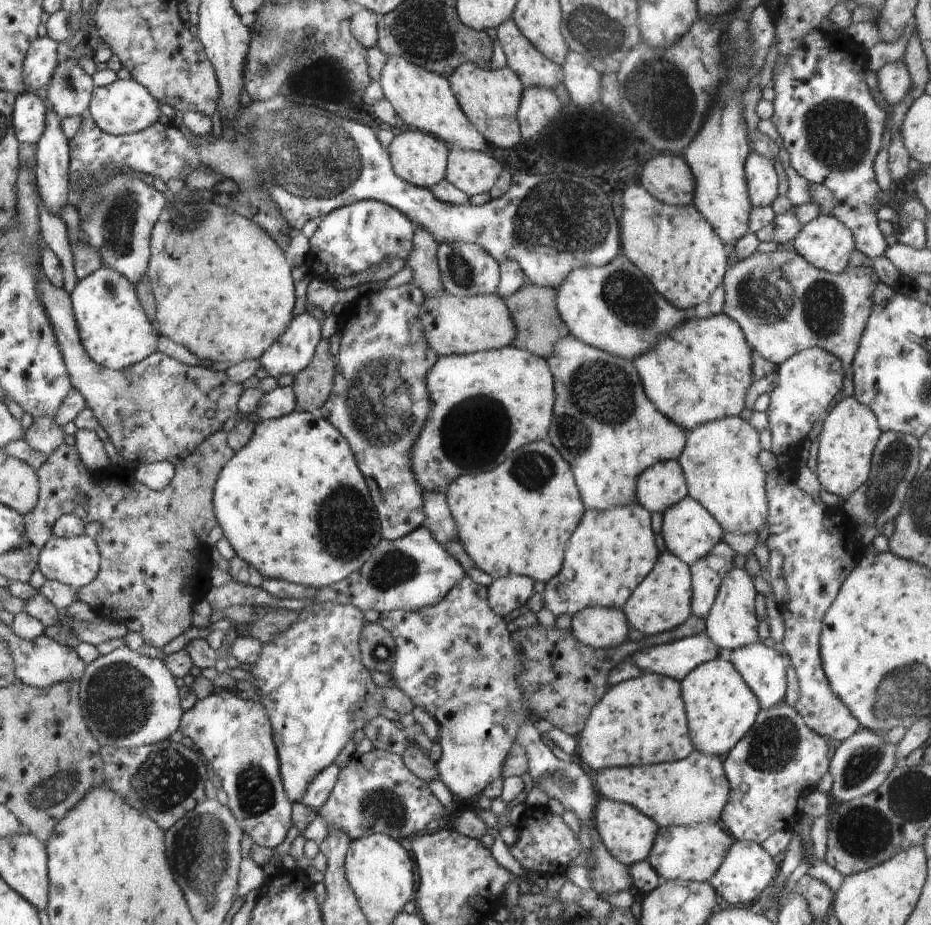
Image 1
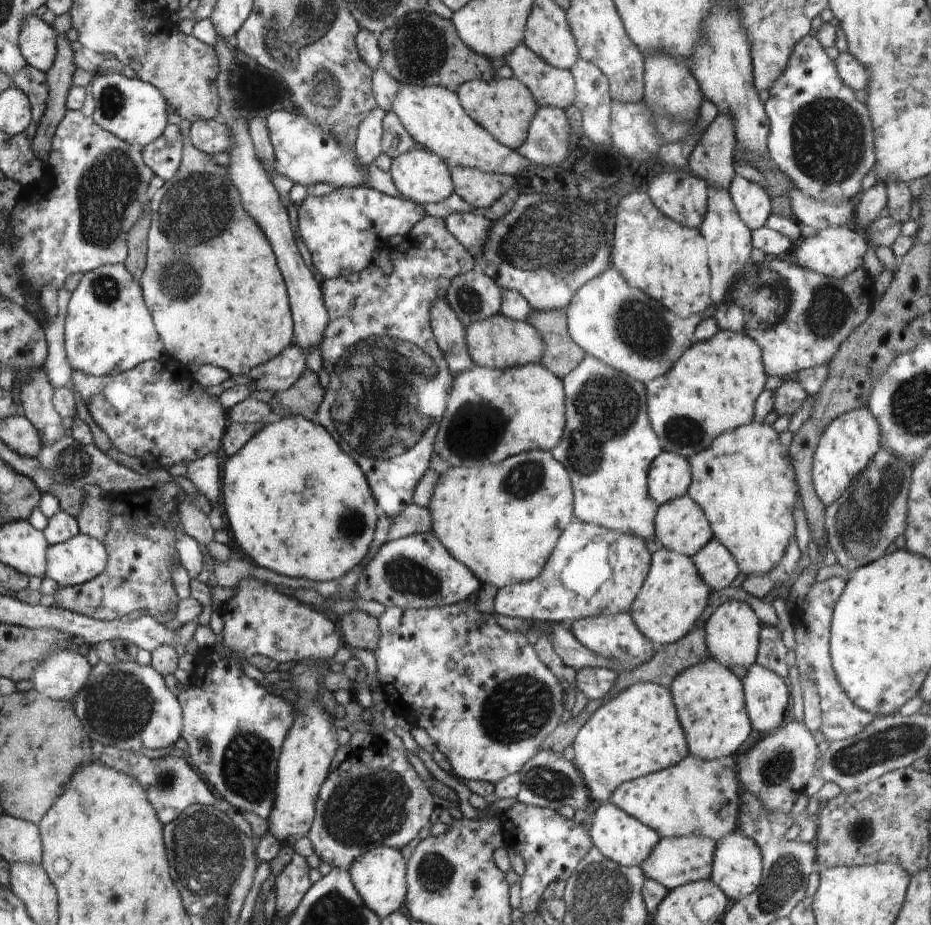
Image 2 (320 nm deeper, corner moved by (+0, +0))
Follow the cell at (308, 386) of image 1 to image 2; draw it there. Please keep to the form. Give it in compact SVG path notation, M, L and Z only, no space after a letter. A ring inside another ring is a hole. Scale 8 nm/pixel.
M306 368L290 388L274 393L269 406L274 419L299 415L308 421L315 421L324 396L325 390L320 385L319 377Z

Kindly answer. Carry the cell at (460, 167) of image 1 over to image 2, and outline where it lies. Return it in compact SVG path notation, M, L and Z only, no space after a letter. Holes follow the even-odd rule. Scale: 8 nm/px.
M470 167L449 169L454 192L473 207L488 208L507 190L517 186L517 180L510 175L485 173Z

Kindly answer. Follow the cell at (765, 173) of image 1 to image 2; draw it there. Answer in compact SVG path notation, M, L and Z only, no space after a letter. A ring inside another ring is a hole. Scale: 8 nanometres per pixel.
M735 174L728 191L739 217L751 232L765 226L771 215L771 202L762 185Z

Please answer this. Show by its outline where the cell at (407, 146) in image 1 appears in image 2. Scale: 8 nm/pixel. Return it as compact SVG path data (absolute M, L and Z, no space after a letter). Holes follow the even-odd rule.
M420 146L396 156L392 160L389 174L401 196L419 205L442 202L454 192L451 172L446 163L432 151Z

